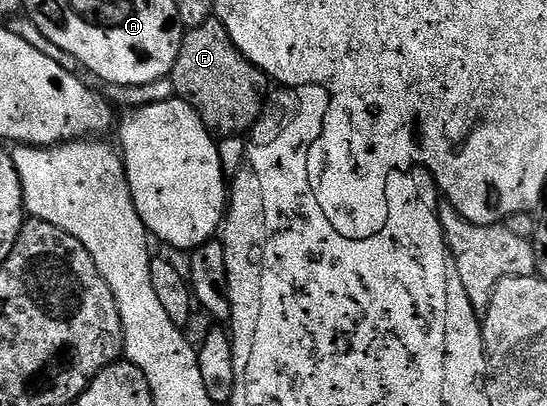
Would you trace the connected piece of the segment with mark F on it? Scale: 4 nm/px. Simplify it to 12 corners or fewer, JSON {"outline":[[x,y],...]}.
{"outline":[[206,22],[168,78],[211,135],[245,136],[271,80]]}

